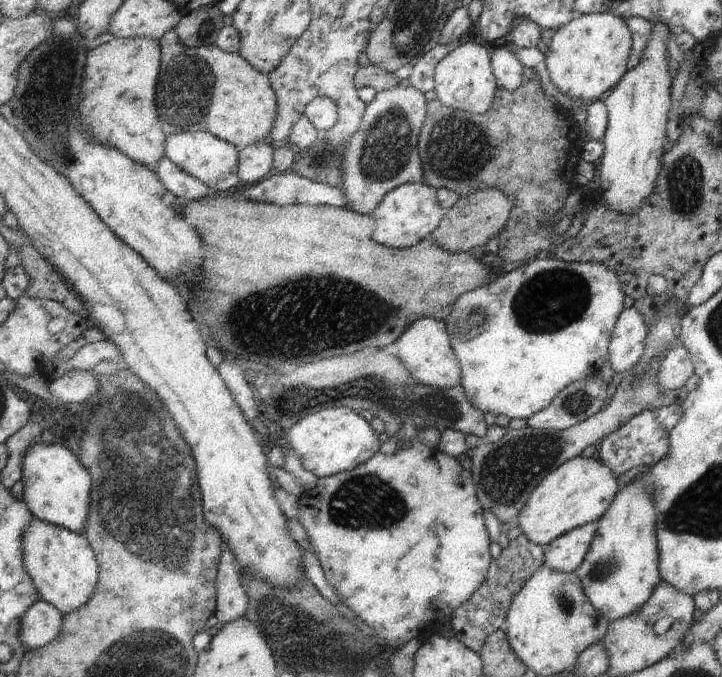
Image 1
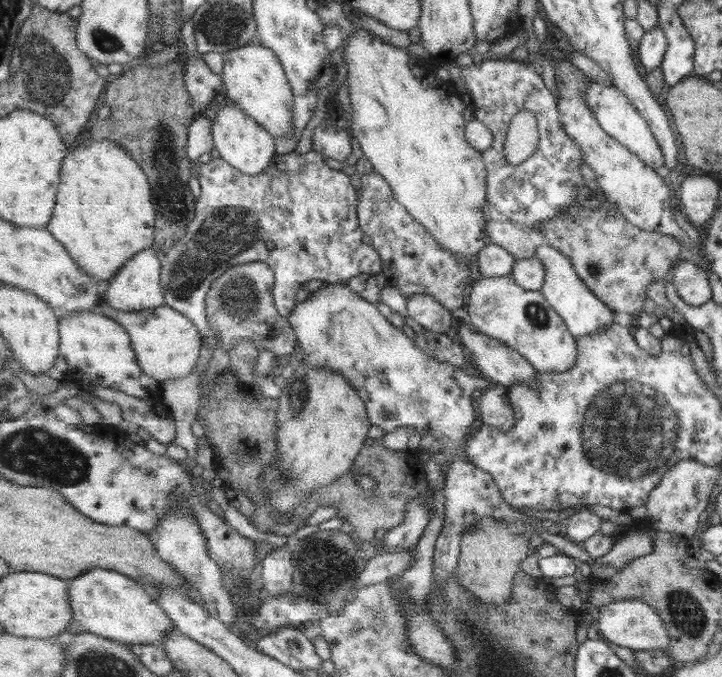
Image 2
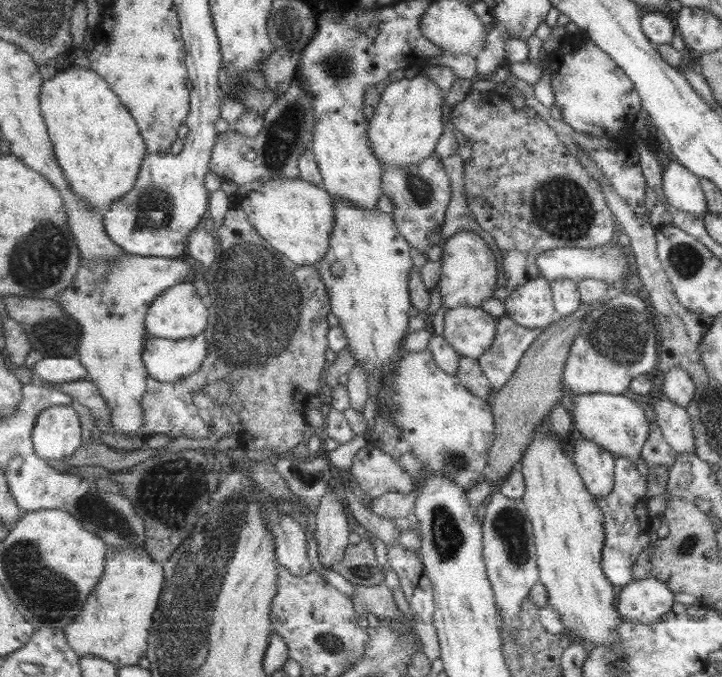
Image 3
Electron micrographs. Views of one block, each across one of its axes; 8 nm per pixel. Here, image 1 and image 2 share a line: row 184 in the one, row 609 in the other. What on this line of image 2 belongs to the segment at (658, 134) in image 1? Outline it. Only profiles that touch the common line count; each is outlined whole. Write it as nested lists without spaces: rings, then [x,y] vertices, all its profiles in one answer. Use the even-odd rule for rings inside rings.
[[[627,599],[613,601],[598,608],[594,613],[596,617],[594,635],[603,636],[605,640],[632,650],[663,650],[666,653],[669,643],[668,631],[661,616],[651,605]]]

